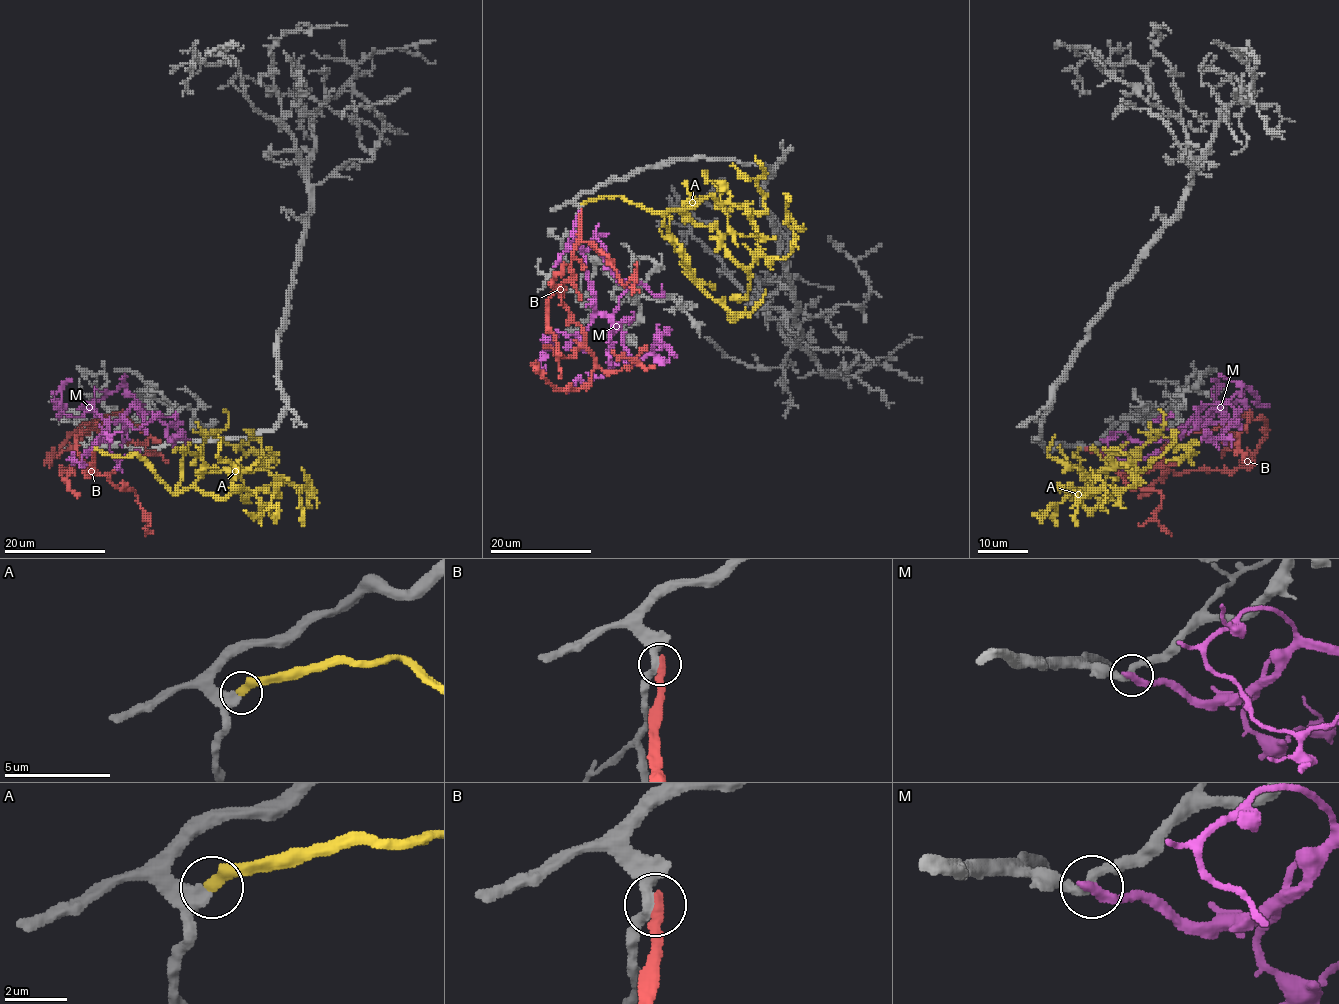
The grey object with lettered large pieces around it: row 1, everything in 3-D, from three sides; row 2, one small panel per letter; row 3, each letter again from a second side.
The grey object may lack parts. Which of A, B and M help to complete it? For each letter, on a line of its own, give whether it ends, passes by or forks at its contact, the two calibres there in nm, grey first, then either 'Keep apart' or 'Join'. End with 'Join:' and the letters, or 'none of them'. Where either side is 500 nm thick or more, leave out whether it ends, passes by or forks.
A: It ends there. Thickness 340 nm (grey) against 320 nm. Join
B: It ends there. Thickness 320 nm (grey) against 320 nm. Keep apart
M: It ends there. Thickness 320 nm (grey) against 340 nm. Keep apart
Join: A

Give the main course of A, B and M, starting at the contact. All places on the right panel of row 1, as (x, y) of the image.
A: (1081, 448), (1072, 455), (1088, 492), (1102, 470), (1144, 469), (1135, 486), (1091, 489), (1077, 505), (1077, 525)
B: (1088, 449), (1122, 474), (1141, 474), (1176, 438), (1221, 427), (1246, 415), (1261, 417), (1266, 435), (1237, 468)
M: (1089, 448), (1115, 454), (1130, 441), (1166, 439), (1223, 402), (1236, 416), (1216, 440), (1232, 446)

